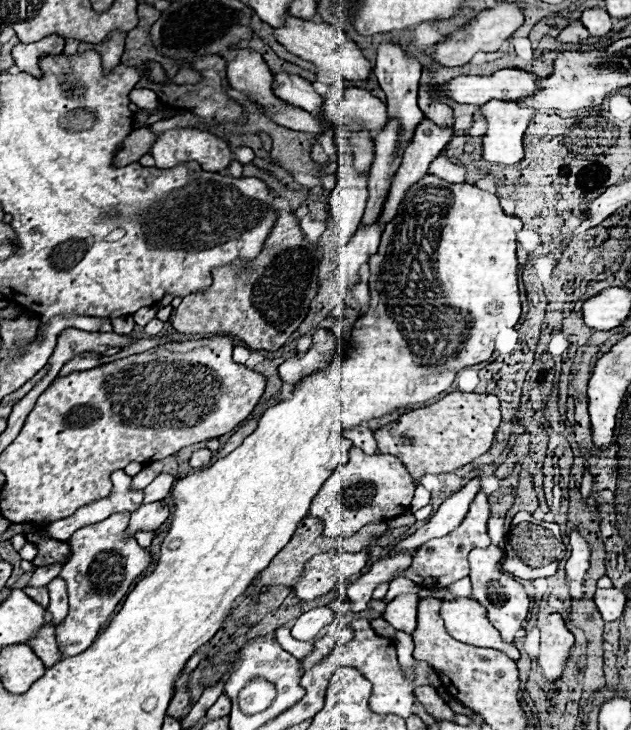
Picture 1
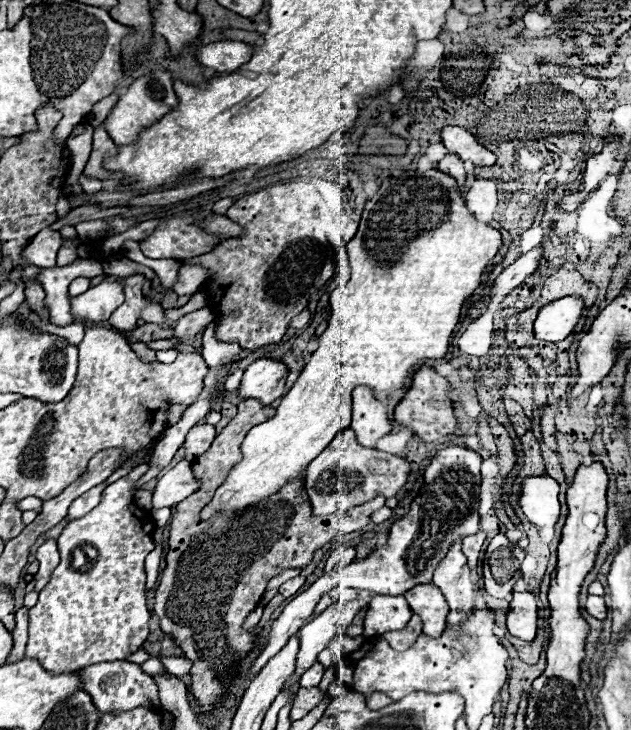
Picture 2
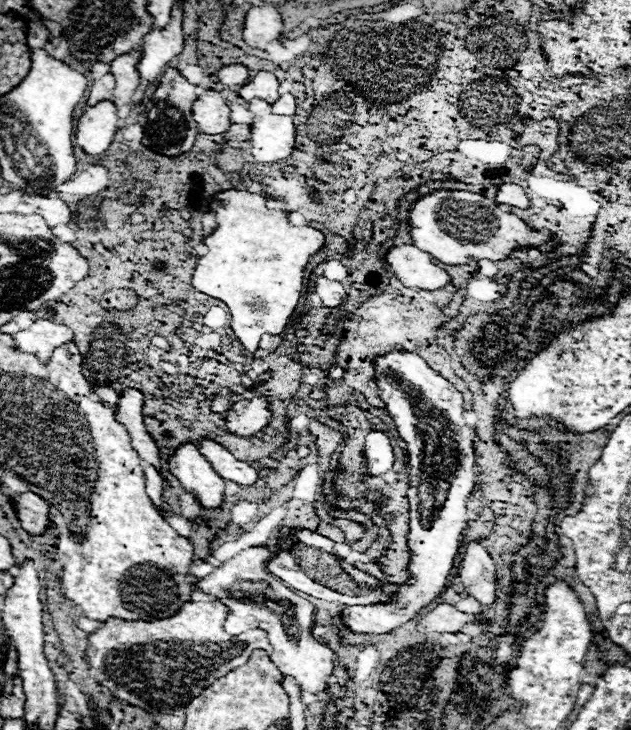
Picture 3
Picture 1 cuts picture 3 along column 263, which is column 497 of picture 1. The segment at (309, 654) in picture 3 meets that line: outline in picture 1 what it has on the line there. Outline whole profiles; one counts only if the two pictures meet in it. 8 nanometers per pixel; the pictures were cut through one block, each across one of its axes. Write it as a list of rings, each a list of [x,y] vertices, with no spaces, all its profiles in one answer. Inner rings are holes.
[[[488,546],[488,548],[474,548],[470,552],[468,560],[470,560],[470,580],[472,580],[472,588],[474,588],[472,598],[478,600],[488,610],[488,618],[490,618],[492,626],[500,630],[502,638],[506,642],[512,642],[514,634],[522,628],[522,622],[528,616],[530,598],[520,582],[516,582],[512,576],[508,576],[500,570],[500,566],[502,566],[500,562],[504,560],[504,556],[506,556],[504,550],[500,550],[498,546]]]

